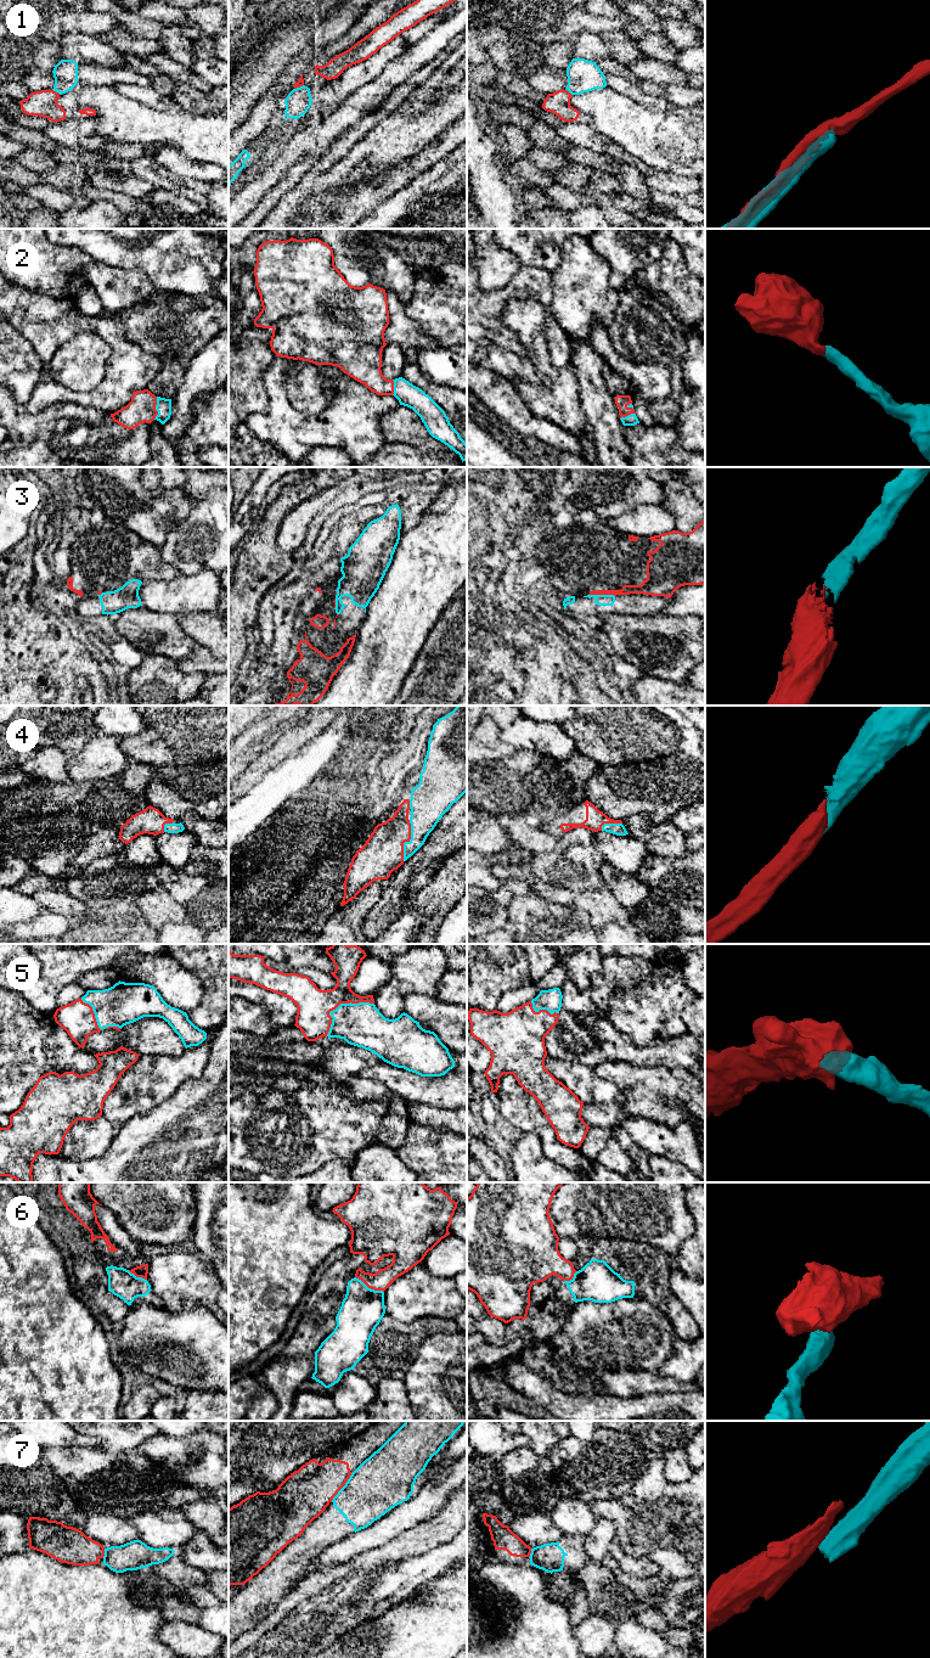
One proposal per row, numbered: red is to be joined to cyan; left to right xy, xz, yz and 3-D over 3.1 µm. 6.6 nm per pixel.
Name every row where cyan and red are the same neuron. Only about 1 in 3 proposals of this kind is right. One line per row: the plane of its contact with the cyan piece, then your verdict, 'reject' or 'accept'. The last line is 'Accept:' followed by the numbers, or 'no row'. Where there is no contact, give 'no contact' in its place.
1: contact in xy; reject
2: contact in xy; accept
3: contact in yz; reject
4: contact in xz; accept
5: contact in xz; accept
6: contact in xz; reject
7: contact in xz; reject
Accept: 2, 4, 5

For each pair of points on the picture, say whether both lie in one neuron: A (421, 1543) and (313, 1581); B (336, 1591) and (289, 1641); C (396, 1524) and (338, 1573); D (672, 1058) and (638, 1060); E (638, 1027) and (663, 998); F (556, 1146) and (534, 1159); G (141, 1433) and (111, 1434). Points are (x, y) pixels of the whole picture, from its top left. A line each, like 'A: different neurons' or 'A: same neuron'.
A: same neuron
B: same neuron
C: different neurons
D: same neuron
E: same neuron
F: different neurons
G: same neuron

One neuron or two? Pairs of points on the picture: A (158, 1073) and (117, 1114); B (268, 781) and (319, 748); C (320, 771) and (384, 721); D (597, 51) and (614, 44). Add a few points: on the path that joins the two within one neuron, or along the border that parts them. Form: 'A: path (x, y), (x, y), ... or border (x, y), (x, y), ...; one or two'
A: path (147, 1084), (139, 1092), (137, 1099), (128, 1103); one
B: path (280, 781), (286, 781), (306, 760); one
C: border (336, 754), (330, 763), (327, 773), (309, 785); two
D: border (603, 39), (609, 55); two

